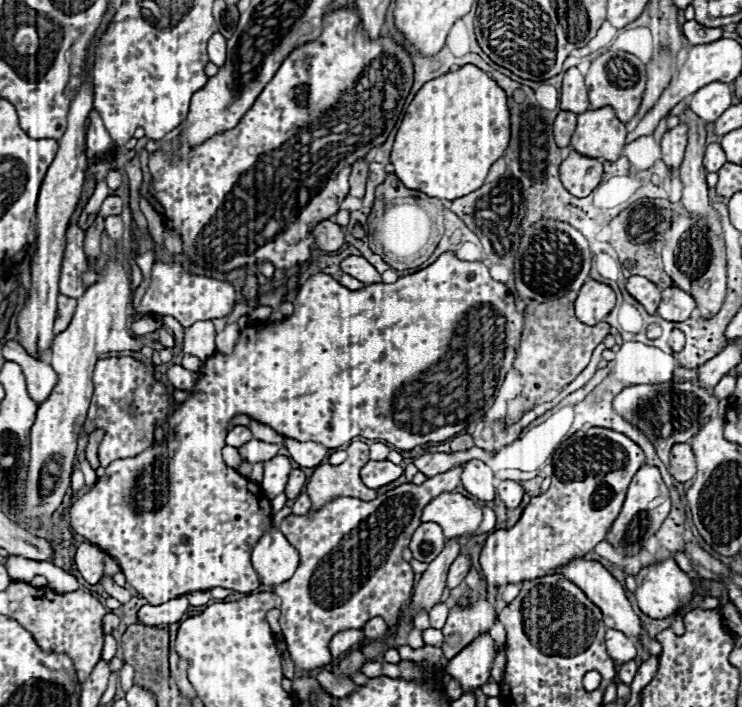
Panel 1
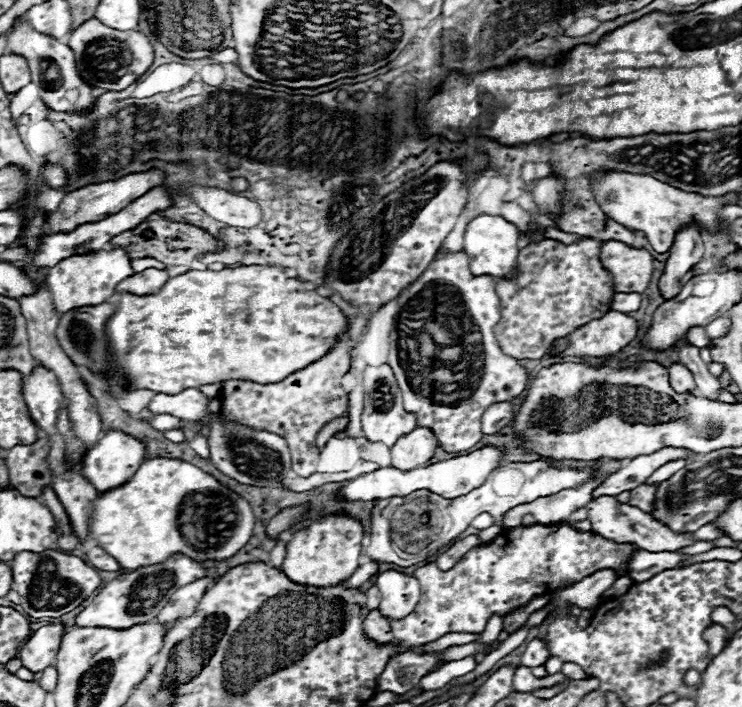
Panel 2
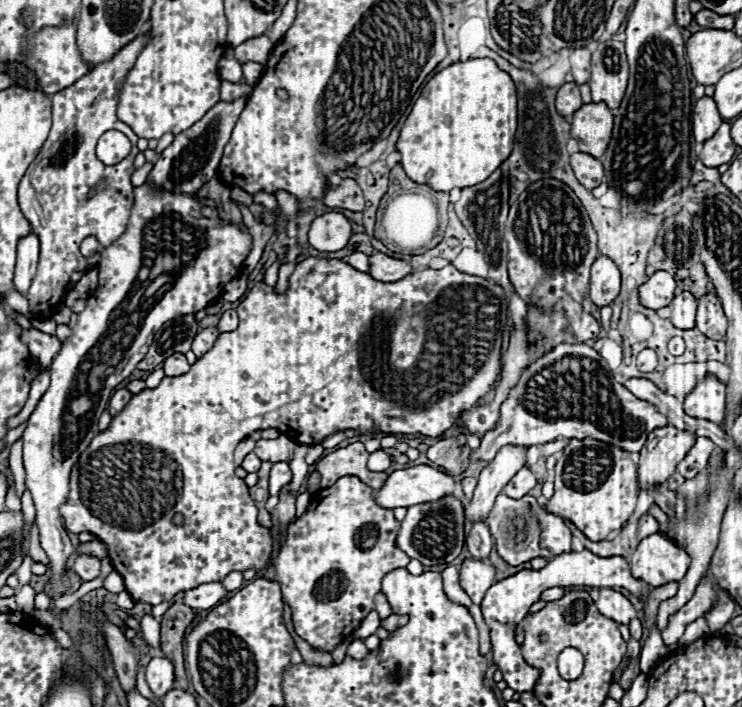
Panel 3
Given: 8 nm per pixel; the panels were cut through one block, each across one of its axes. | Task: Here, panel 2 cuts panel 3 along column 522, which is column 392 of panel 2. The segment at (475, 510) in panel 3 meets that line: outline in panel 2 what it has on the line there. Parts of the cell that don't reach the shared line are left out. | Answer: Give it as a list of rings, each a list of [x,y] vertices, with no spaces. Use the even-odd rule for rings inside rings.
[[[416,426],[410,434],[404,434],[396,446],[390,448],[392,452],[392,466],[398,470],[414,470],[424,466],[436,452],[438,440],[430,428]]]

